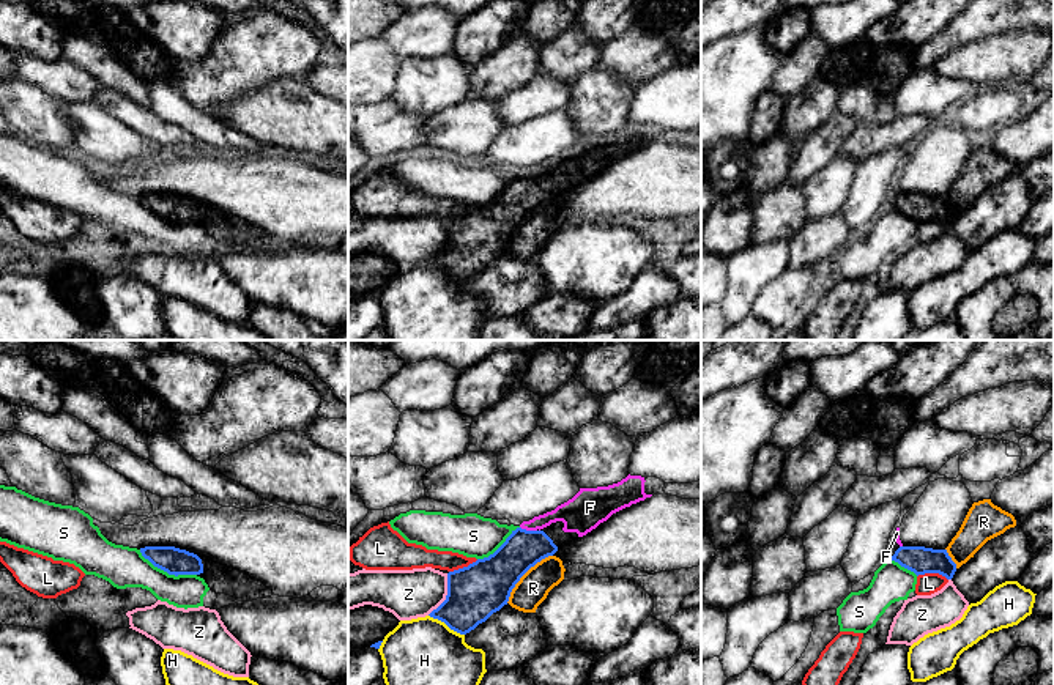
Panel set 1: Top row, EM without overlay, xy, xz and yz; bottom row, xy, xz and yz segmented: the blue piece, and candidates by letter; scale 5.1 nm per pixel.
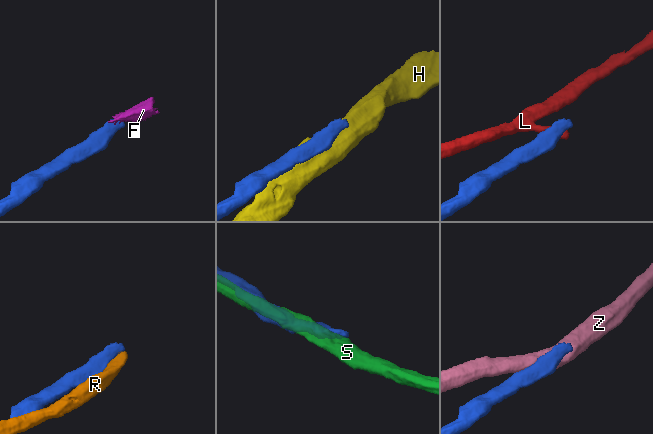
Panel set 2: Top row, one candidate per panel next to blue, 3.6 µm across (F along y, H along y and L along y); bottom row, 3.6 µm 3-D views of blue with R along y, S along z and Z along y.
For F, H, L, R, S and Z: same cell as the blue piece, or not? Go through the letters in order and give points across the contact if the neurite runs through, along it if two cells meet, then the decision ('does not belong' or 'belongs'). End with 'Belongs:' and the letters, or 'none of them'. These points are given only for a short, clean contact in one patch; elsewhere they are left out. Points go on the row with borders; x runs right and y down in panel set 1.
F: across xz (522, 550), (526, 545), (528, 531), (550, 517), (574, 514) | belongs
H: does not belong
L: along yz (917, 575), (941, 573), (947, 580) | does not belong
R: does not belong
S: along xy (139, 550), (155, 566), (169, 573), (196, 575) | does not belong
Z: does not belong
Belongs: F

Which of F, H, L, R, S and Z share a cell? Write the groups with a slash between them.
F / H / L / R / S / Z

